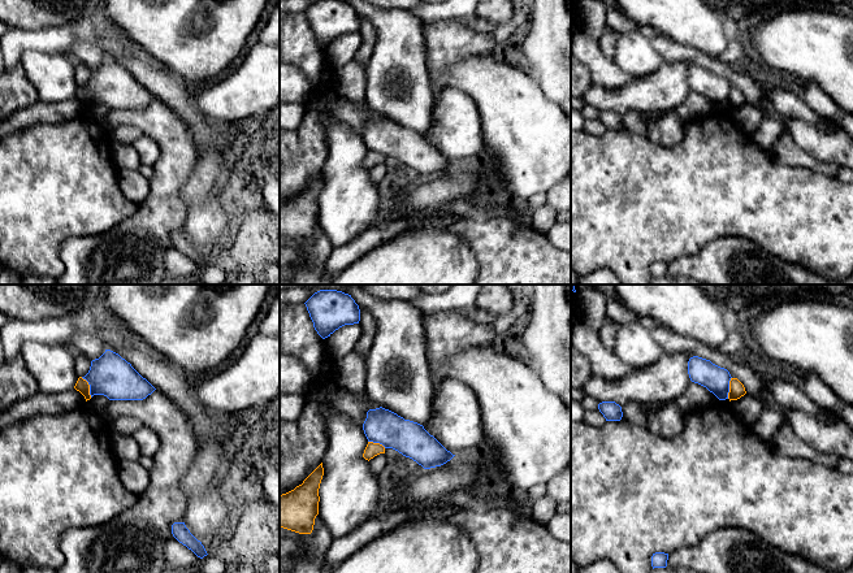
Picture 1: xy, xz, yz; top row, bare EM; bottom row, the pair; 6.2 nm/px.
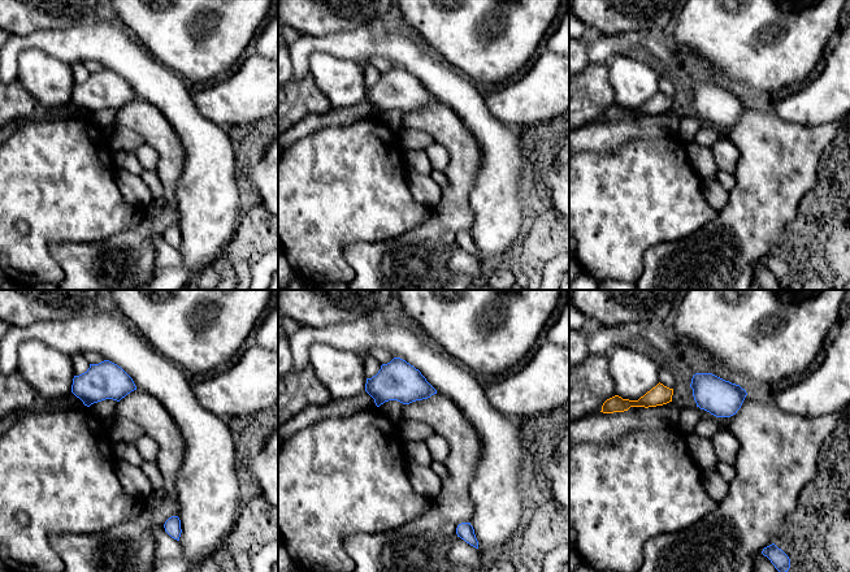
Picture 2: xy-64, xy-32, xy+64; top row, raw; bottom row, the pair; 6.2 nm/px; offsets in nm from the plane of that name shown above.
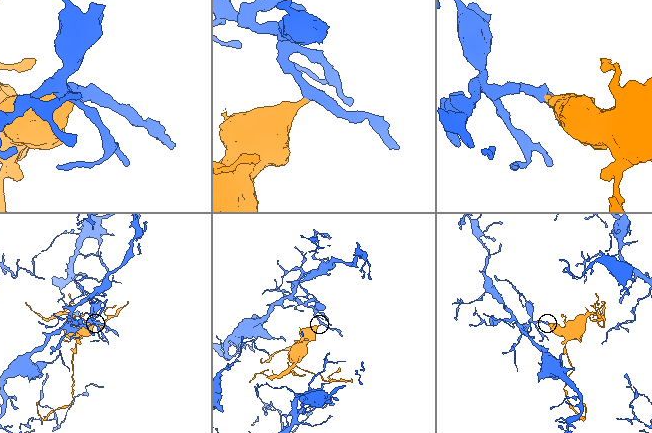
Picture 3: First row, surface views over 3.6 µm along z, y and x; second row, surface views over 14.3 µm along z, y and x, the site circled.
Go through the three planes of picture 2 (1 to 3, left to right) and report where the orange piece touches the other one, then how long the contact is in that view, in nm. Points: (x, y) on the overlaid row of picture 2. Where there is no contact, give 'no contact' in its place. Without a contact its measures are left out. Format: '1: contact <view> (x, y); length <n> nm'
1: no contact
2: no contact
3: no contact

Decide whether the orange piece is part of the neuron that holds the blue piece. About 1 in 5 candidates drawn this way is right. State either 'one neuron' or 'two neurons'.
two neurons

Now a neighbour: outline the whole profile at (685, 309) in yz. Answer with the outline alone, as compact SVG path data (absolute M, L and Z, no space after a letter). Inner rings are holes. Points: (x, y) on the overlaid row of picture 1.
M615 285L624 305L637 317L653 318L675 334L692 338L709 347L719 348L728 338L732 322L729 313L716 301L711 300L698 285Z

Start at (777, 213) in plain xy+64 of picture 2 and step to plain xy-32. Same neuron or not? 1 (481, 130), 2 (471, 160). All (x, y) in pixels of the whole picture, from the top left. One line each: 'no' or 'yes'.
1: no
2: yes

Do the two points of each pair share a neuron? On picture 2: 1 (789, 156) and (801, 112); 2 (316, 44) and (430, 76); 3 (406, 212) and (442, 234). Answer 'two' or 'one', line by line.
1: two
2: one
3: two

